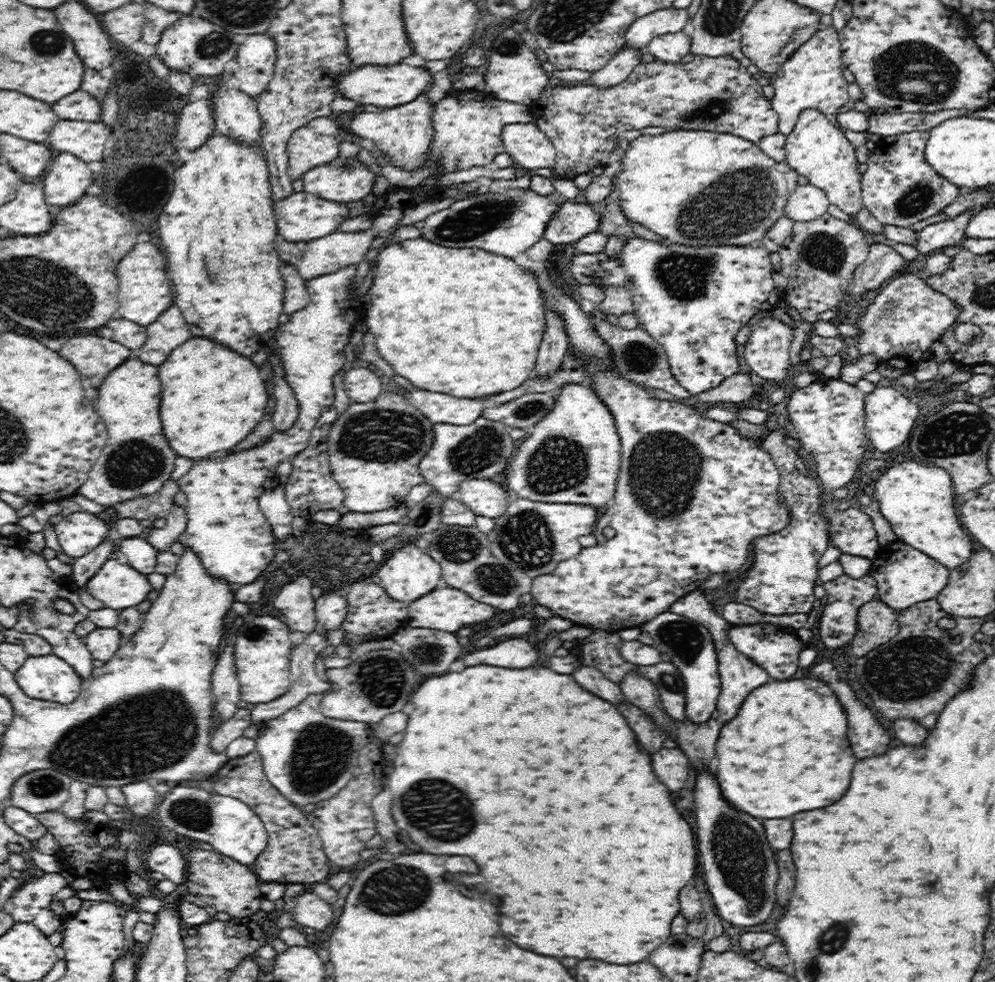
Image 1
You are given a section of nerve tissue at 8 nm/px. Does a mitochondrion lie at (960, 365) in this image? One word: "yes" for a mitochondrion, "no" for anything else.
no

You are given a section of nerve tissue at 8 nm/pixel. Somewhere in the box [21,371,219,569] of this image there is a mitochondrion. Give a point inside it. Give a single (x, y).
(131, 464)

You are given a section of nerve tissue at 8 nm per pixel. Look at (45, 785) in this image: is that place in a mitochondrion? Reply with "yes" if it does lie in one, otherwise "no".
yes

